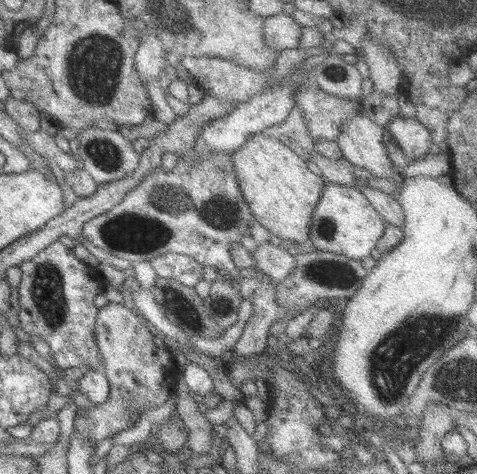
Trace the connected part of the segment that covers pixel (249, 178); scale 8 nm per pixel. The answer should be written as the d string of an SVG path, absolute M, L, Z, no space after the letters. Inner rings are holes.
M263 133L252 134L230 155L236 182L247 210L270 236L276 236L282 243L308 243L309 224L313 209L319 200L324 182L311 173L288 147Z

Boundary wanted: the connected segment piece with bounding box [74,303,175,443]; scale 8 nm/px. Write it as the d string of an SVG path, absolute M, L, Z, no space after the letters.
M107 303L98 308L94 328L95 346L99 352L102 373L108 380L108 397L92 407L77 407L74 417L74 430L94 443L117 434L120 430L130 428L136 421L128 412L130 408L136 412L161 406L173 392L173 376L169 370L159 364L155 356L156 346L147 327L121 304Z

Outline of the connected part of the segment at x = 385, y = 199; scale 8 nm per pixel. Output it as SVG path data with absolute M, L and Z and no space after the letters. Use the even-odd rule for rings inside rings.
M365 182L356 185L369 201L369 205L377 212L379 219L387 225L401 229L403 214L399 207L397 196L390 195L368 186Z

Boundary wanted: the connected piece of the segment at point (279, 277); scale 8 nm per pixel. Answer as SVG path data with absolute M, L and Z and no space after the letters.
M266 242L257 245L254 252L249 254L254 267L273 284L285 280L285 277L289 277L293 268L296 267L294 256L290 256L284 246L272 246Z

